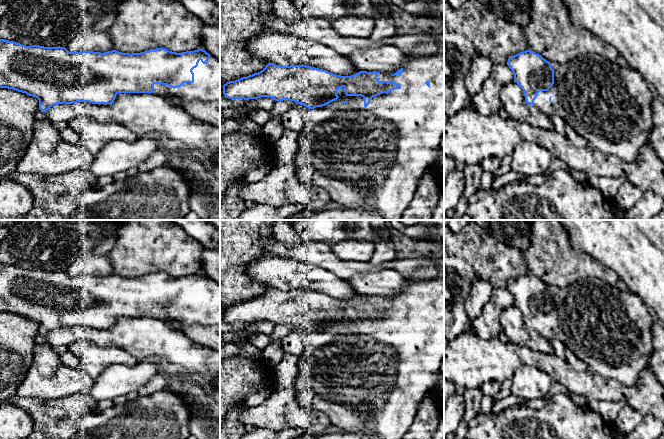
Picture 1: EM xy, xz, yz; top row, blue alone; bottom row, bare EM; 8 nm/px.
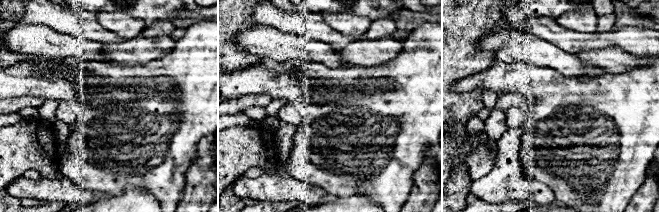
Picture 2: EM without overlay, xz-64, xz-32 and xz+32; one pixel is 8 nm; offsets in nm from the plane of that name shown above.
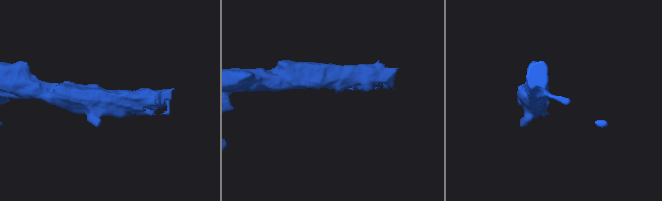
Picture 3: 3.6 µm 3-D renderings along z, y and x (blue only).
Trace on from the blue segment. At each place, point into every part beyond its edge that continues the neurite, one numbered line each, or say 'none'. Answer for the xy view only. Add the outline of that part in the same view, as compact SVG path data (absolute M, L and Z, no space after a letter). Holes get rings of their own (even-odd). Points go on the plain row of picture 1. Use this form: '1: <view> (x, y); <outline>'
1: xy (206, 311); M210 280L206 288L200 284L198 290L192 295L194 297L193 307L184 307L179 312L154 308L154 318L166 323L178 321L186 326L193 324L220 326L220 285Z

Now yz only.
1: yz (610, 330); M586 278L566 288L552 288L554 308L548 315L540 315L534 330L548 340L557 338L586 364L586 369L605 379L615 380L629 387L635 387L640 373L650 367L654 351L652 326L654 321L643 301L630 291L621 291L597 278Z

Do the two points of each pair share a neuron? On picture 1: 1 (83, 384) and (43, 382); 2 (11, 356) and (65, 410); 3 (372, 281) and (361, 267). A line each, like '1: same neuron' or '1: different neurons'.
1: same neuron
2: different neurons
3: different neurons

